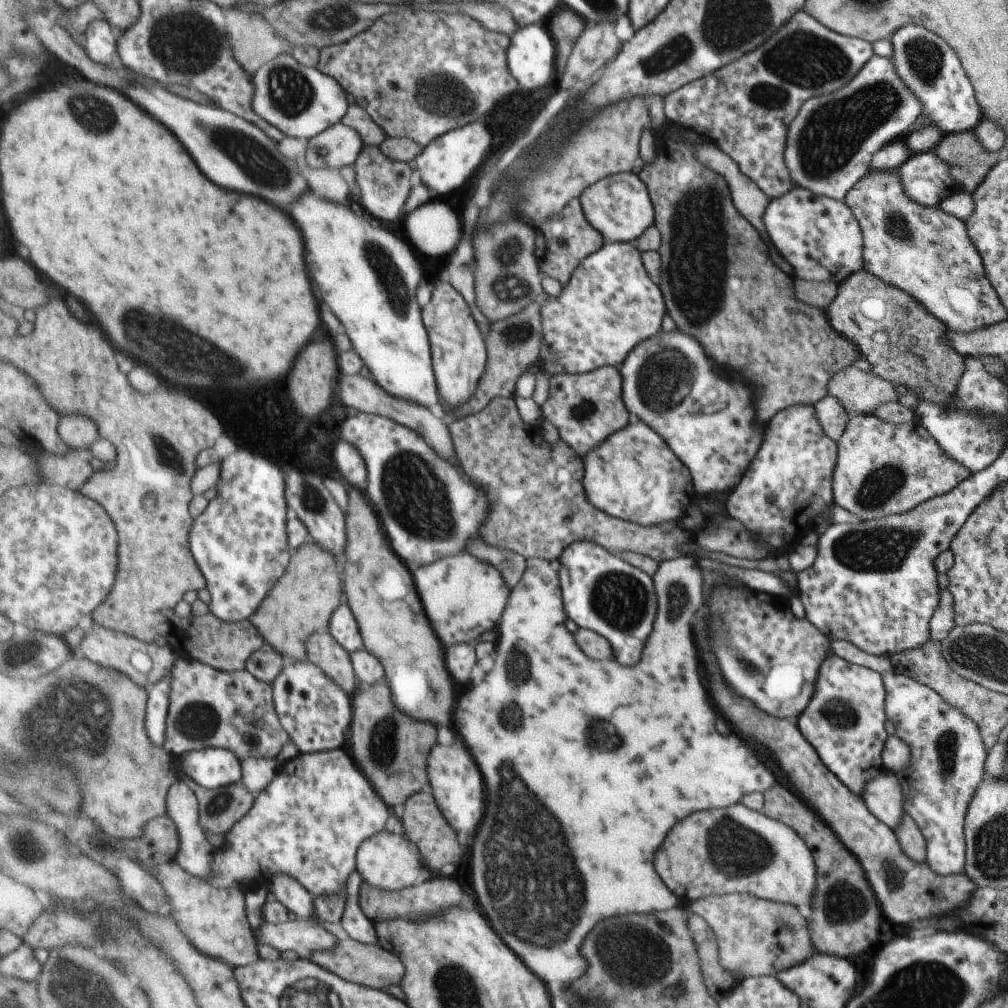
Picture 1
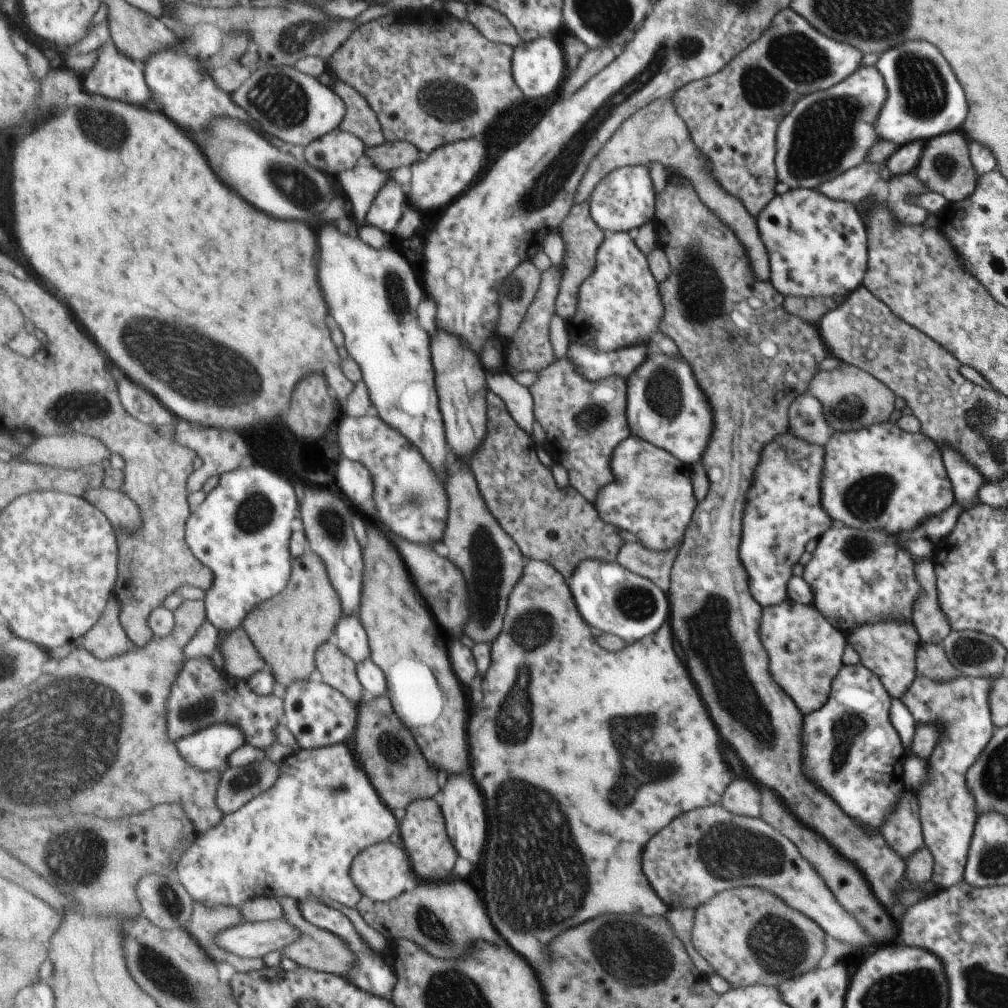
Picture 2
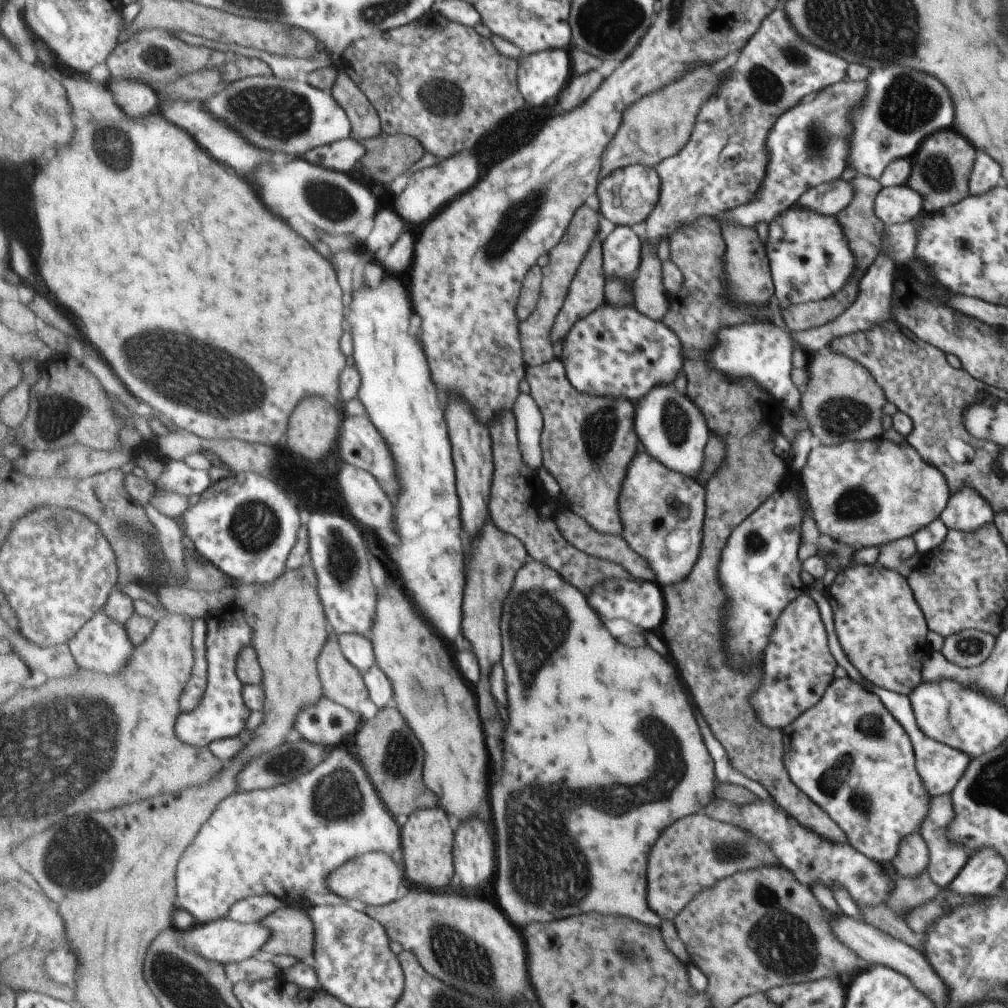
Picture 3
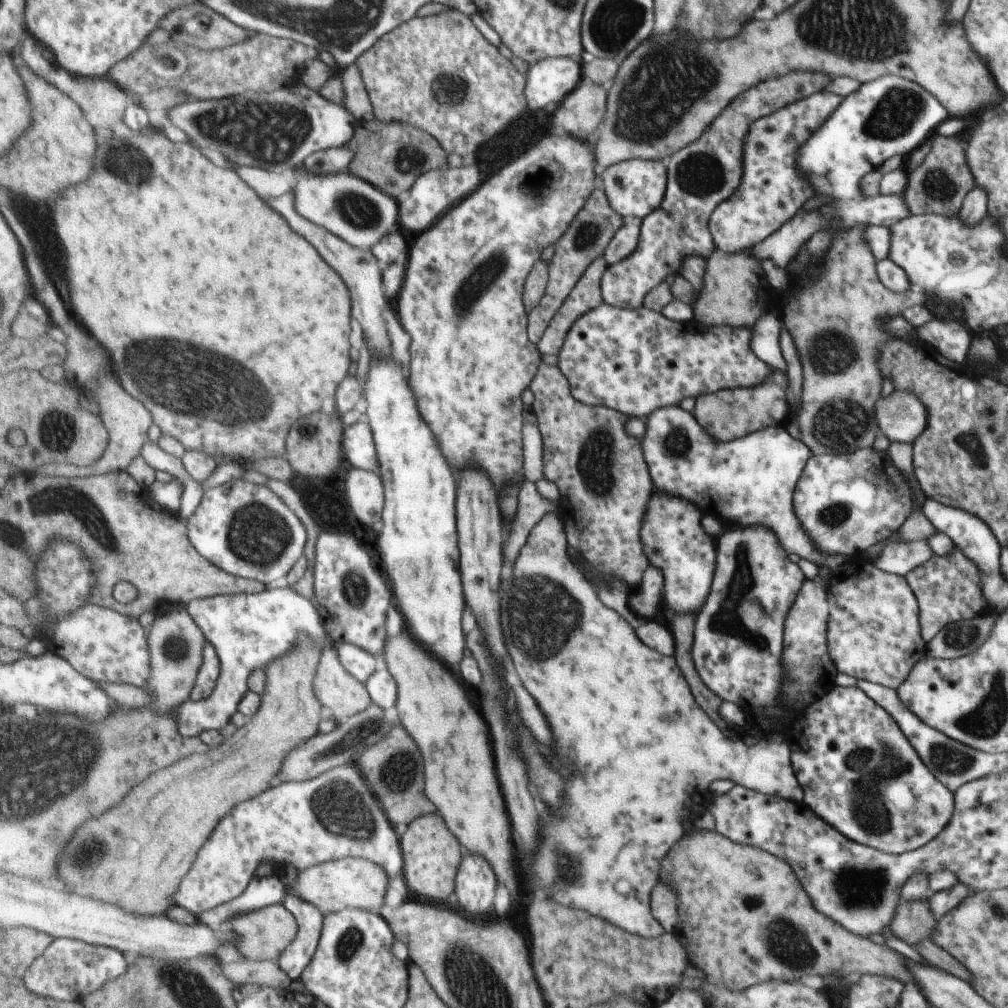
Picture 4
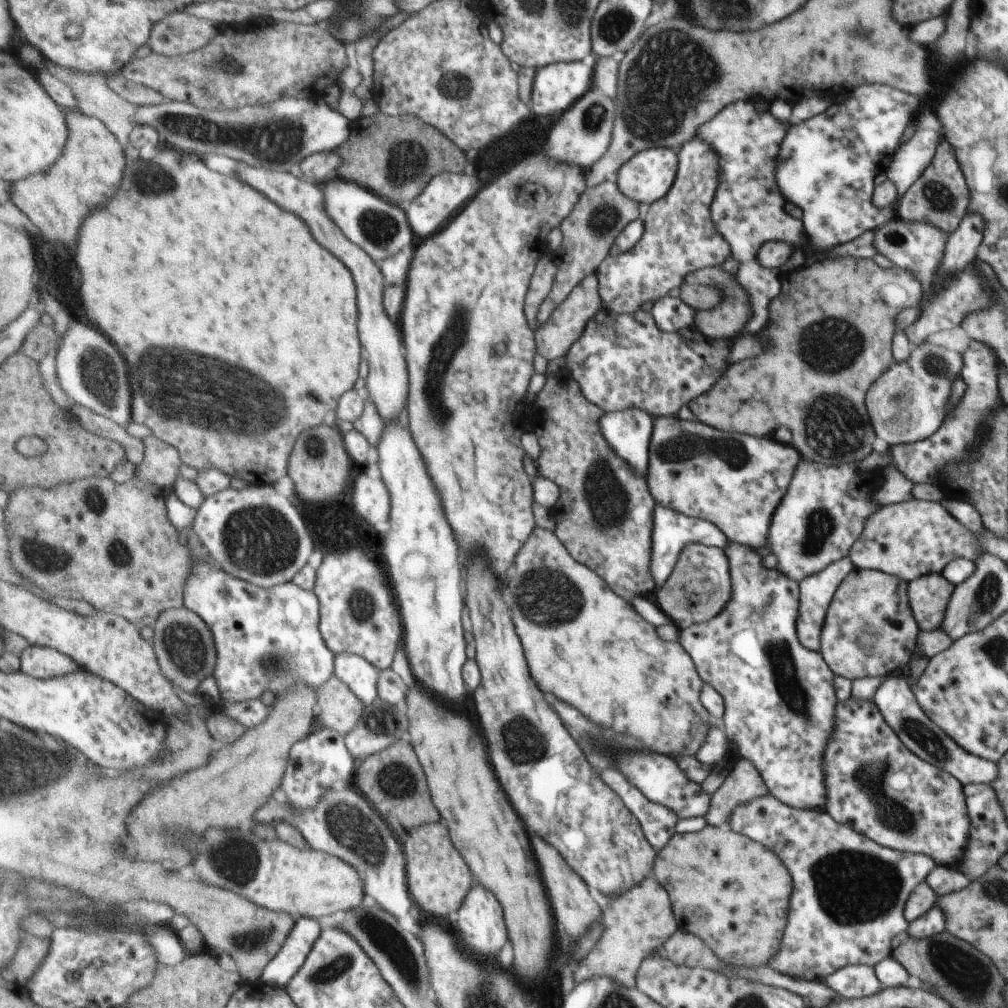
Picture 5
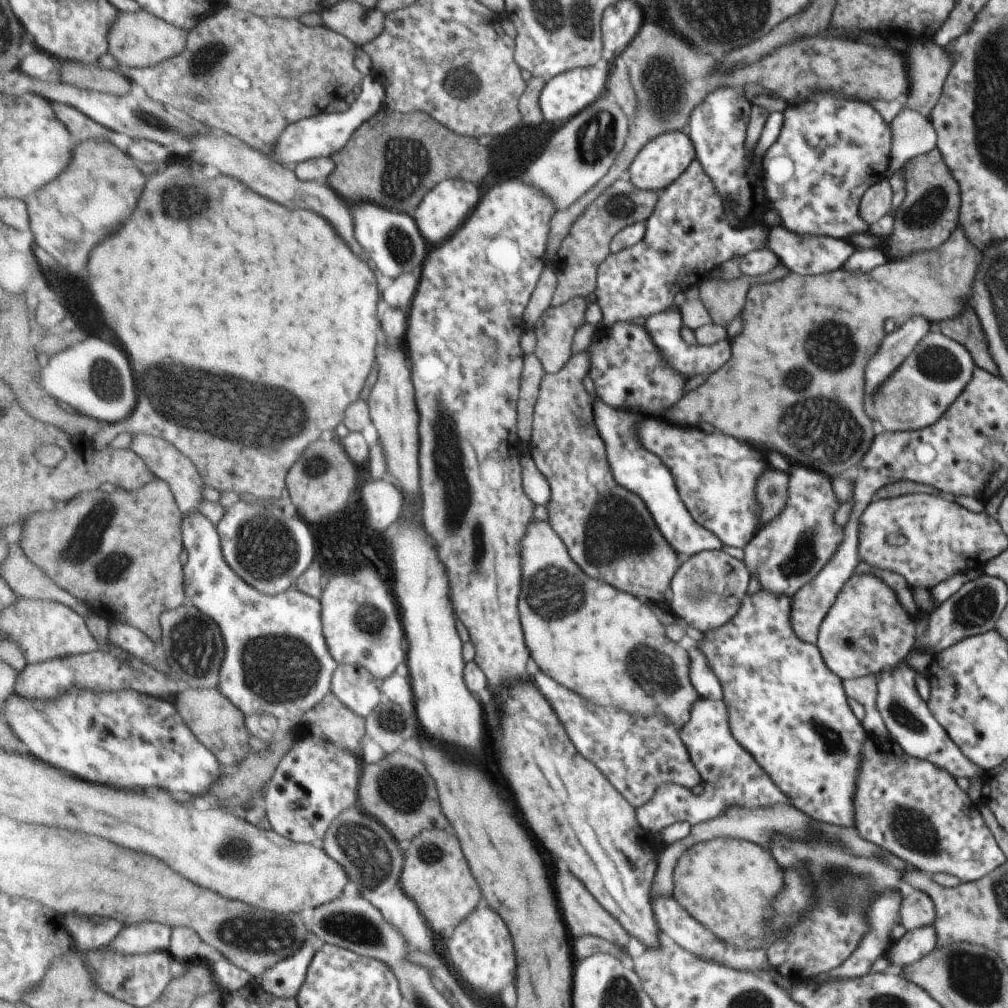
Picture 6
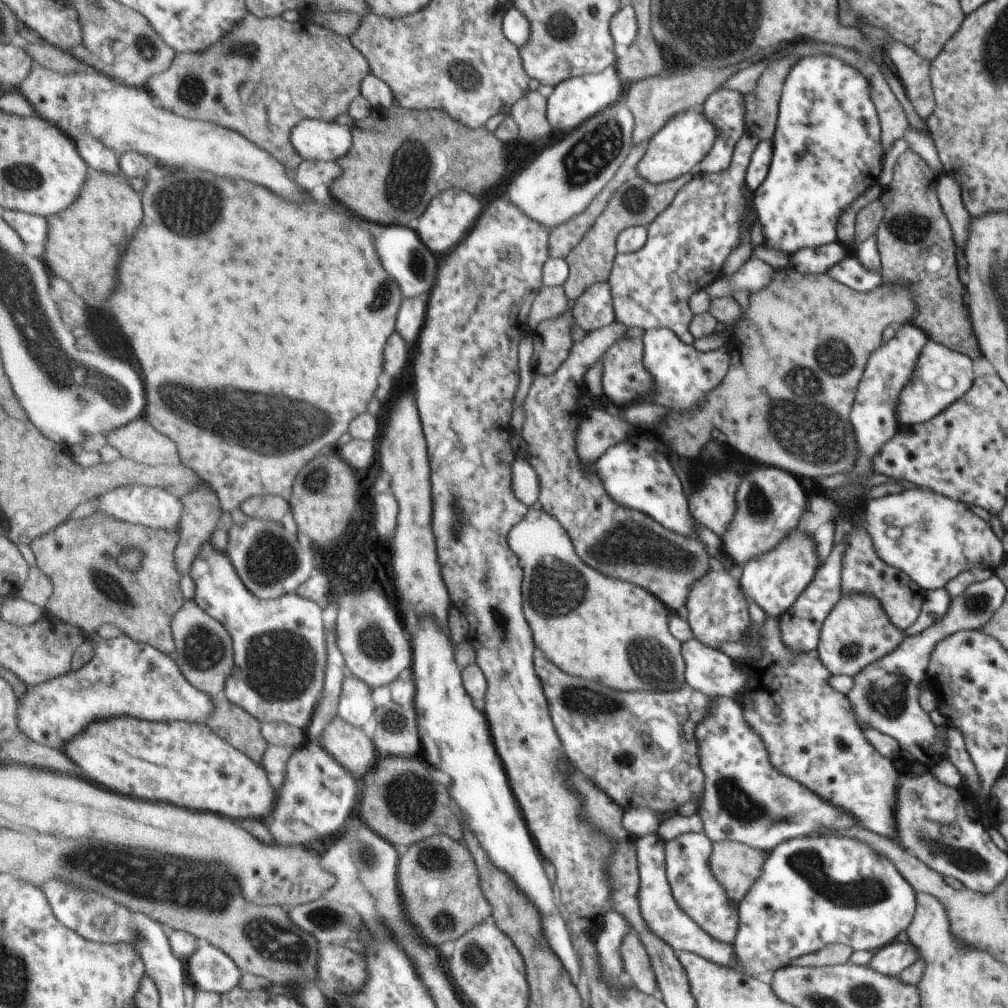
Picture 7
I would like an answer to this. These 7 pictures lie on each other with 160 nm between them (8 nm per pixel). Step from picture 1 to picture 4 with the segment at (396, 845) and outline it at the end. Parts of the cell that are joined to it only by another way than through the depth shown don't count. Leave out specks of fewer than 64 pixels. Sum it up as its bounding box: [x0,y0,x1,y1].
[286,857,389,915]

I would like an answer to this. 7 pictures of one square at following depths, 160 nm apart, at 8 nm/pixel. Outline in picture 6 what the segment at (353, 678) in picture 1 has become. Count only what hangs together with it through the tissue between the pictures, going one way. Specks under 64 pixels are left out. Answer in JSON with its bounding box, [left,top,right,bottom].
[315,692,365,756]

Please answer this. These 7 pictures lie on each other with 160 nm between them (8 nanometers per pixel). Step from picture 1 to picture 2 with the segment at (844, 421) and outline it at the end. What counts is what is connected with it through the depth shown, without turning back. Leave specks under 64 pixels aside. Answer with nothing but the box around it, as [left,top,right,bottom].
[787,394,833,446]

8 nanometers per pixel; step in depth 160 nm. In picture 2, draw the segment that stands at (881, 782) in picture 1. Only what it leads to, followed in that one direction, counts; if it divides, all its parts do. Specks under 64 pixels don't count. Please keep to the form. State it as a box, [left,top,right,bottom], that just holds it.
[880,789,923,858]

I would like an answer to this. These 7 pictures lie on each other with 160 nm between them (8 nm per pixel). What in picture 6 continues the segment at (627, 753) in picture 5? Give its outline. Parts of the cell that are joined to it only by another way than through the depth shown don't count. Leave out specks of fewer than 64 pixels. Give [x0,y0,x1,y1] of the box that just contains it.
[634,698,790,836]

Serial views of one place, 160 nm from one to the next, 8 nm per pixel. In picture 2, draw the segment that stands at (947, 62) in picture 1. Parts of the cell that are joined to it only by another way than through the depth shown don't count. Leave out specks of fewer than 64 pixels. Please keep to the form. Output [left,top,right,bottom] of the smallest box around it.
[874,40,967,147]

